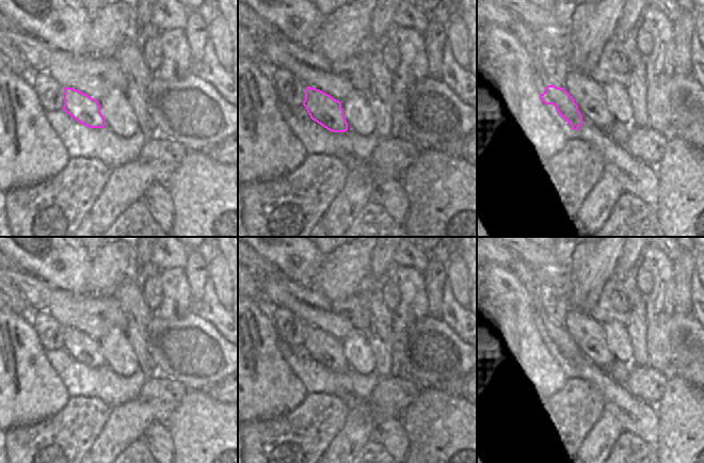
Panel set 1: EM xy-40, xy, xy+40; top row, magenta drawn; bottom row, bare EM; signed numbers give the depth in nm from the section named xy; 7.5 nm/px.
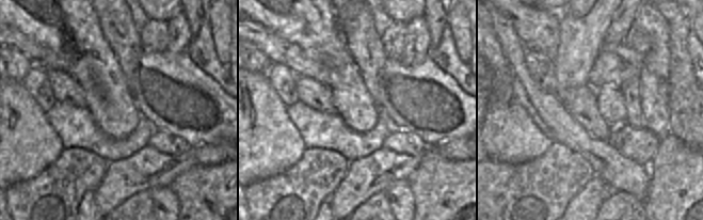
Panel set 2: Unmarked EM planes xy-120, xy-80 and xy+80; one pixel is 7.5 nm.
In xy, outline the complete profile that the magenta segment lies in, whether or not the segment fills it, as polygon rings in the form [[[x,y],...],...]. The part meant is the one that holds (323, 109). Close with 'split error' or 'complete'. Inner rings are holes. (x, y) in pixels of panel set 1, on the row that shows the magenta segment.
[[[307,86],[303,106],[310,118],[332,132],[345,132],[348,123],[343,116],[341,102],[326,93],[315,87]]]; complete

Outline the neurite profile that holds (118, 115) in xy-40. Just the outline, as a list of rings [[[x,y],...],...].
[[[113,86],[98,103],[107,128],[121,137],[131,137],[139,131],[139,121],[122,90]]]

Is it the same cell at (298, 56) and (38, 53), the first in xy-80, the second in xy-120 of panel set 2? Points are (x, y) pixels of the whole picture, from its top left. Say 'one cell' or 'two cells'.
one cell

